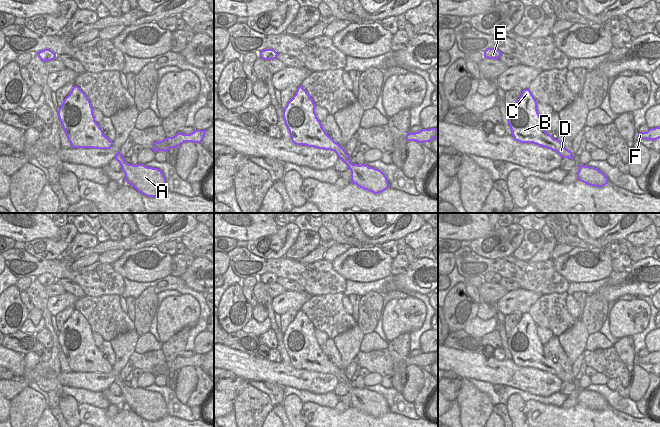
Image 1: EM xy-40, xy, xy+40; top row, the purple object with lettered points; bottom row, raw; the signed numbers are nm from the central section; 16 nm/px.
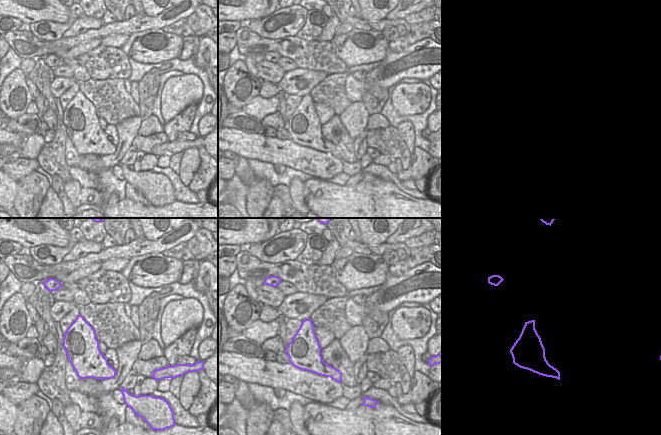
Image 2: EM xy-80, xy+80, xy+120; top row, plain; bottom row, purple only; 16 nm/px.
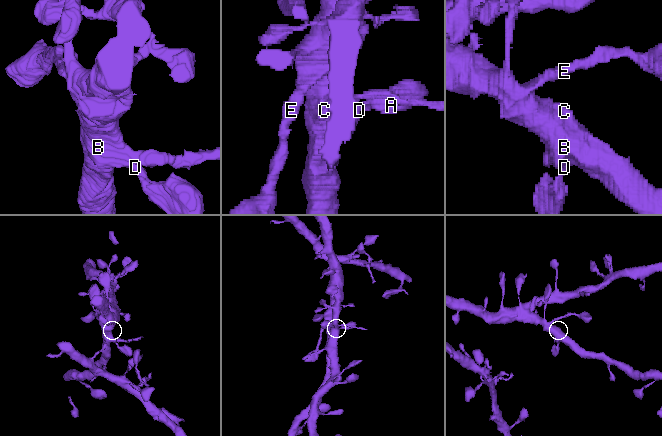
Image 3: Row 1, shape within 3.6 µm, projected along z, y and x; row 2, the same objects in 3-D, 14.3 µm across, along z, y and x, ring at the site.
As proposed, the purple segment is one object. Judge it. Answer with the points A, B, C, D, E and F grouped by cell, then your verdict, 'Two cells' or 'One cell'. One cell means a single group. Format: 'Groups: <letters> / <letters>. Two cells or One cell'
Groups: A B C D E F. One cell.

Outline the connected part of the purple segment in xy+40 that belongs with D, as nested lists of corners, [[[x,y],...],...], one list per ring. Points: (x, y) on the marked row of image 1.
[[[529,89],[522,90],[507,118],[516,141],[533,143],[557,152],[562,158],[573,159],[572,152],[566,149],[560,140],[554,139],[544,130],[543,121],[537,110],[537,101]]]

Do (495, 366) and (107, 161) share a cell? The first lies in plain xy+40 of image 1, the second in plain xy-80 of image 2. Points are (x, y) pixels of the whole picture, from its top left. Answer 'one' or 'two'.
one

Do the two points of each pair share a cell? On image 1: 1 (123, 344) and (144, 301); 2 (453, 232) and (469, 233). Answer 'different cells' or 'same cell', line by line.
1: different cells
2: same cell

